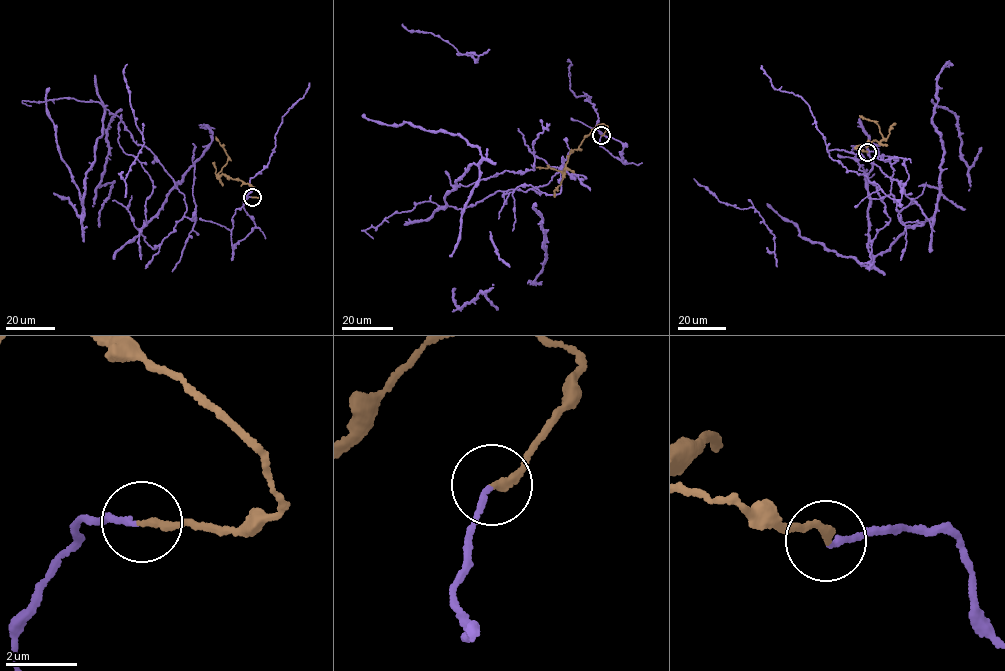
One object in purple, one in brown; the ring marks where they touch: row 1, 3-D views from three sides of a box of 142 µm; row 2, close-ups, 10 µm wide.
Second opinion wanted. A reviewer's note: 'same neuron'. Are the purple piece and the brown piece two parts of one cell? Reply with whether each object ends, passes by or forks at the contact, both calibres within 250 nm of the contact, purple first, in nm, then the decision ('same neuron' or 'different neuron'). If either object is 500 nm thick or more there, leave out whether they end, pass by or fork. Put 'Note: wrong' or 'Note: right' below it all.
purple ends | brown ends | 140/240 nm | same neuron
Note: right

